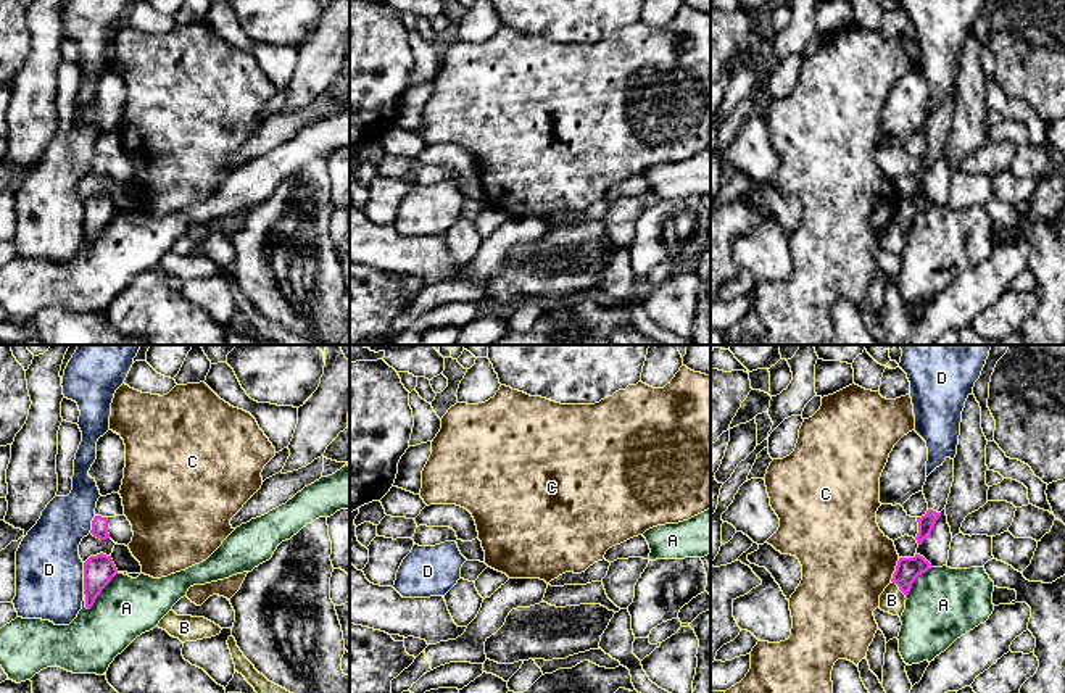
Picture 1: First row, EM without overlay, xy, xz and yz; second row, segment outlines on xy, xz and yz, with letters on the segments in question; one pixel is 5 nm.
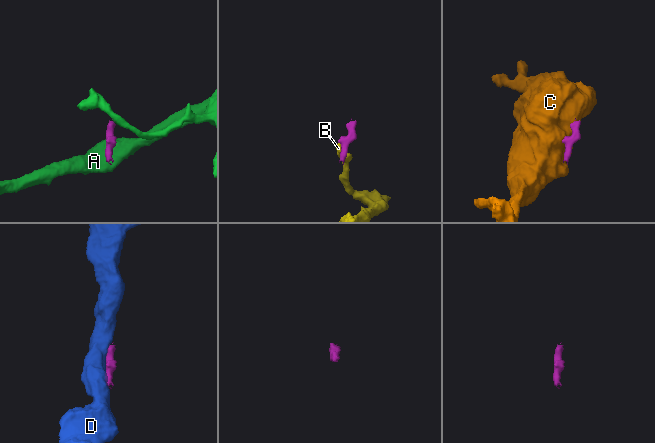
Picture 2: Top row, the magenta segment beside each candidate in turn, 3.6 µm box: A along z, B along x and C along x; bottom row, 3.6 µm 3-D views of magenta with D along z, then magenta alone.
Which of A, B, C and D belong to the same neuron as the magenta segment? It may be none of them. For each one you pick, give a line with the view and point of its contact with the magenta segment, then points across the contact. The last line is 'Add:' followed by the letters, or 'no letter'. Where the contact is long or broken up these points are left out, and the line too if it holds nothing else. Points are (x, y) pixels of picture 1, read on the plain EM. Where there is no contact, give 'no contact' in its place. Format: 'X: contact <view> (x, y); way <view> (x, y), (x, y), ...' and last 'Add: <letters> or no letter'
Add: no letter

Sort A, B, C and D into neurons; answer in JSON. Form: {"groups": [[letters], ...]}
{"groups": [["A"], ["B"], ["C"], ["D"]]}

